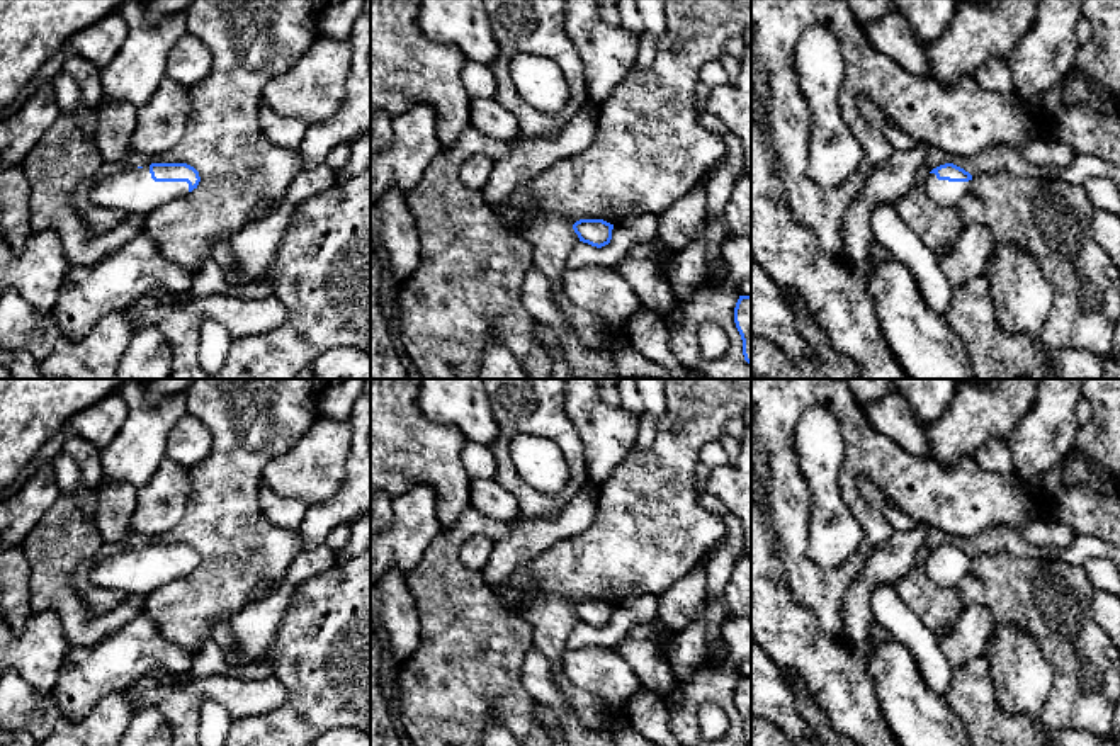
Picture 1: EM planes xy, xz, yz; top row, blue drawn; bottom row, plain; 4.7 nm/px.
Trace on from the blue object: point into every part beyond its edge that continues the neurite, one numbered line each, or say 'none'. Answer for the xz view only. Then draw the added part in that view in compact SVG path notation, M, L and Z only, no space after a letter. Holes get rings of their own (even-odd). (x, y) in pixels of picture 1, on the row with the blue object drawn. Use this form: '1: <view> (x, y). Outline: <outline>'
none

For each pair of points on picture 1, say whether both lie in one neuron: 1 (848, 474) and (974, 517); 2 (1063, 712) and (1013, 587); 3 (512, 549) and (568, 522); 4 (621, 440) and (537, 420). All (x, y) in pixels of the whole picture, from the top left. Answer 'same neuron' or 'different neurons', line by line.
1: same neuron
2: same neuron
3: same neuron
4: different neurons

